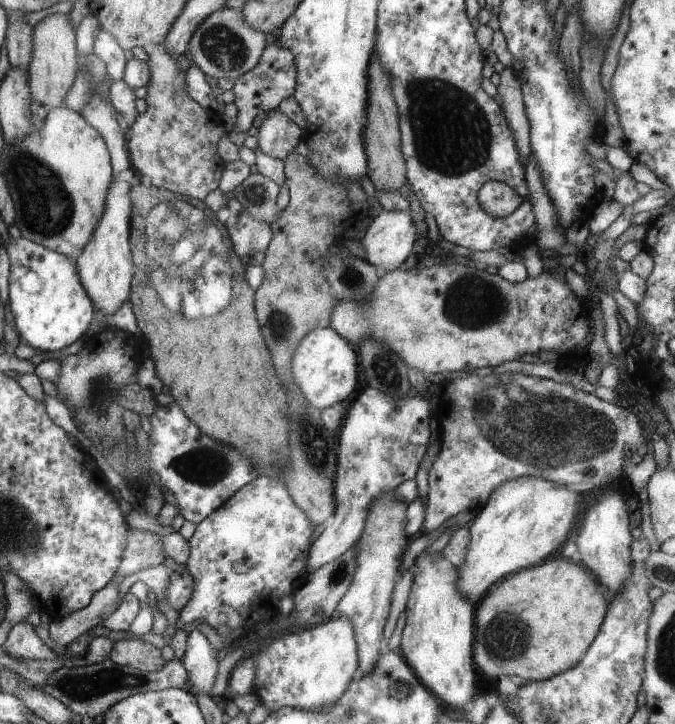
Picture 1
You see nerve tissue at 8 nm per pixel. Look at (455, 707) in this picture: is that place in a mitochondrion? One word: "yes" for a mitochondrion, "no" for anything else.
no

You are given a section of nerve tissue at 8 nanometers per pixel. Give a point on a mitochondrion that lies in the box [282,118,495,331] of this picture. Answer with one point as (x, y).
(349, 277)

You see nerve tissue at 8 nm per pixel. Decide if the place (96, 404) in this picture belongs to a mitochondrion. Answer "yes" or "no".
yes

